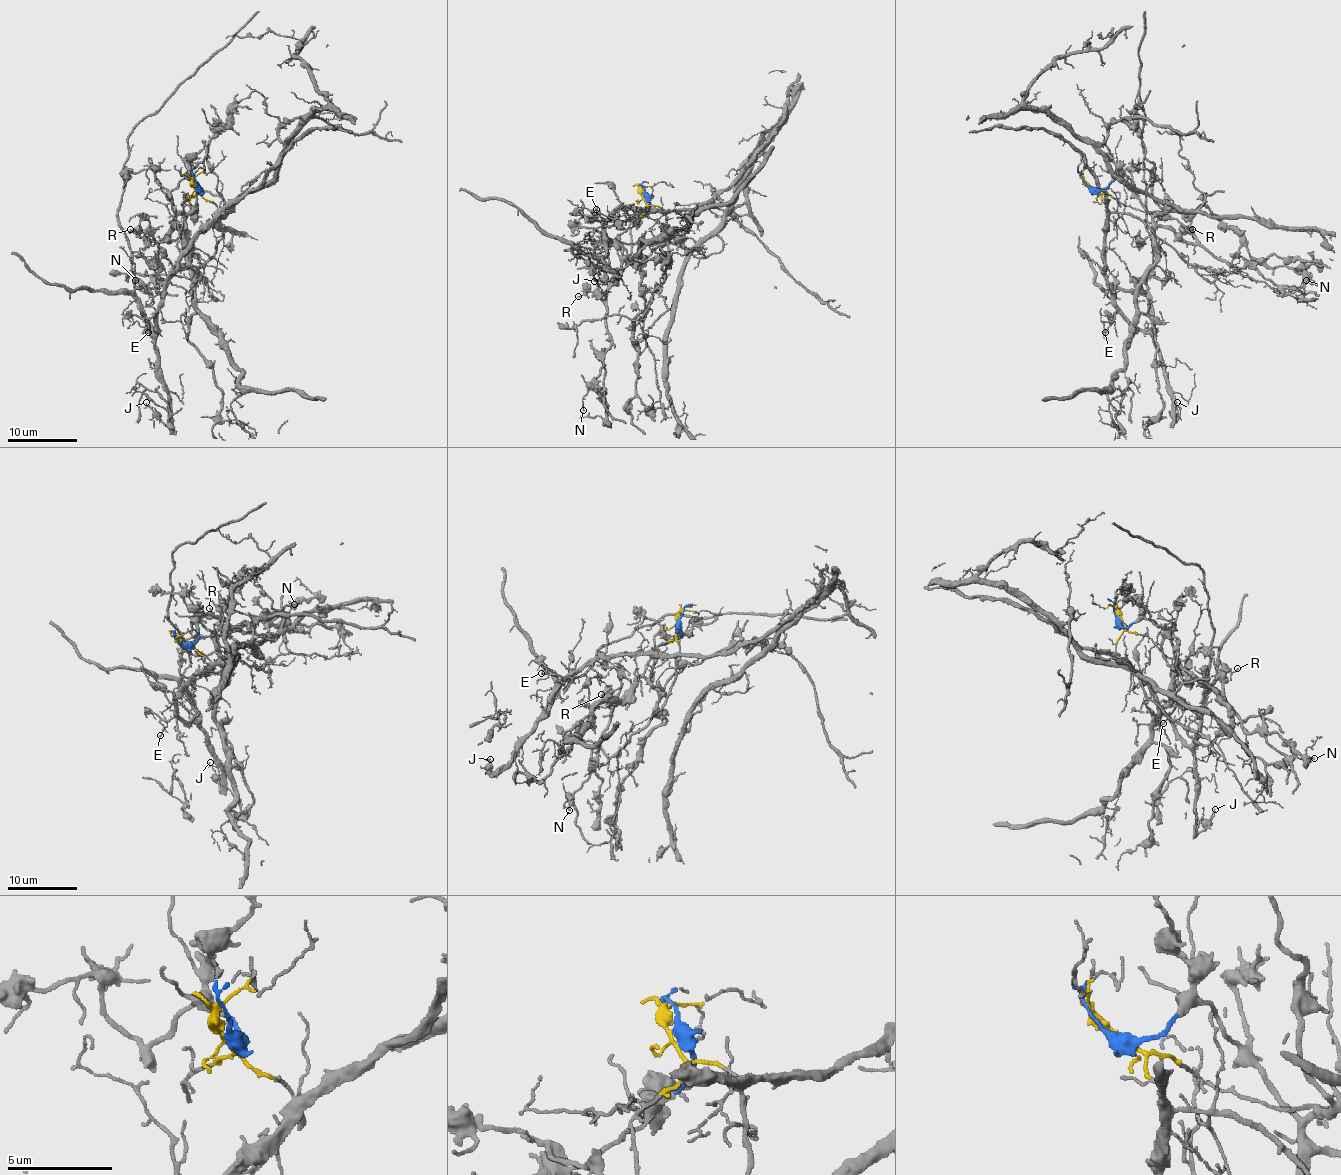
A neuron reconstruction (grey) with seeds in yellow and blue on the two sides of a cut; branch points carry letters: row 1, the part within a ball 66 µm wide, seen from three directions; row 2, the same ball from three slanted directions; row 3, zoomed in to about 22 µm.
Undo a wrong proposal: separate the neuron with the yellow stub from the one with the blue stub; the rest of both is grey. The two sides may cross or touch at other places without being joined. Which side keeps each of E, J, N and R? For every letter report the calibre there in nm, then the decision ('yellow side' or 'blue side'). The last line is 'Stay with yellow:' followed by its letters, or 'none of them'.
E: 140 nm thick; yellow side
J: 110 nm thick; yellow side
N: 130 nm thick; blue side
R: 120 nm thick; blue side
Stay with yellow: E, J

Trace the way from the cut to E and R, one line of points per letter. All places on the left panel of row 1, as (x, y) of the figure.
E: (194, 187), (217, 206), (217, 217), (194, 239), (194, 244), (172, 274), (163, 305), (146, 322), (147, 333)
R: (194, 187), (201, 189), (185, 177), (170, 193), (173, 227), (158, 243), (130, 229)

